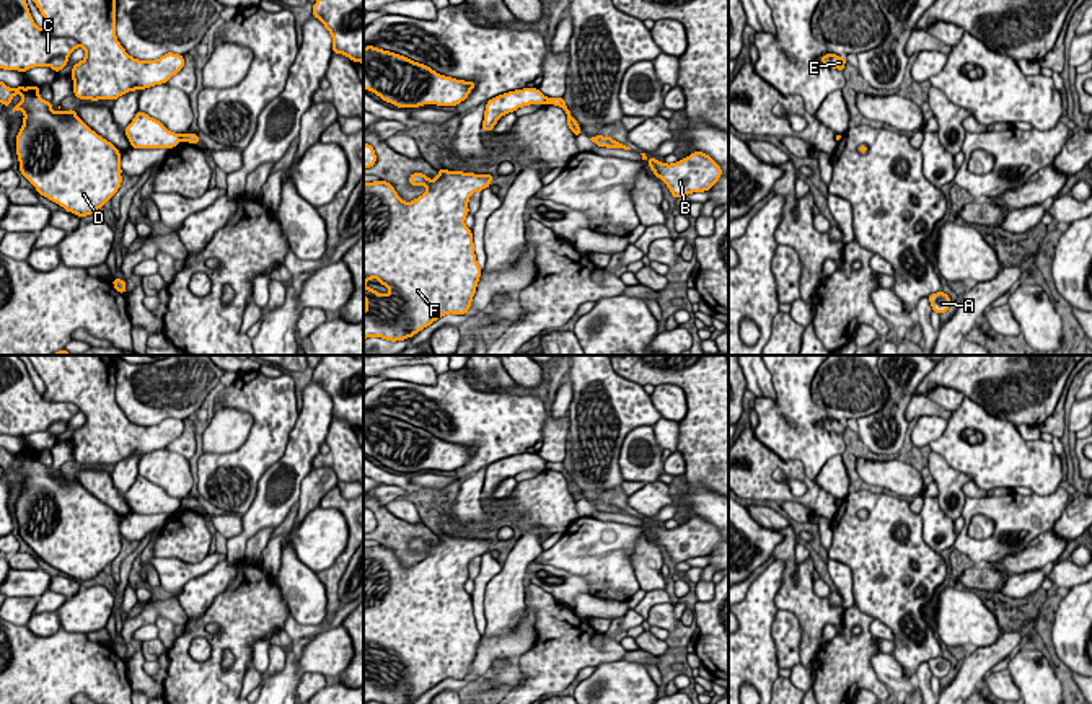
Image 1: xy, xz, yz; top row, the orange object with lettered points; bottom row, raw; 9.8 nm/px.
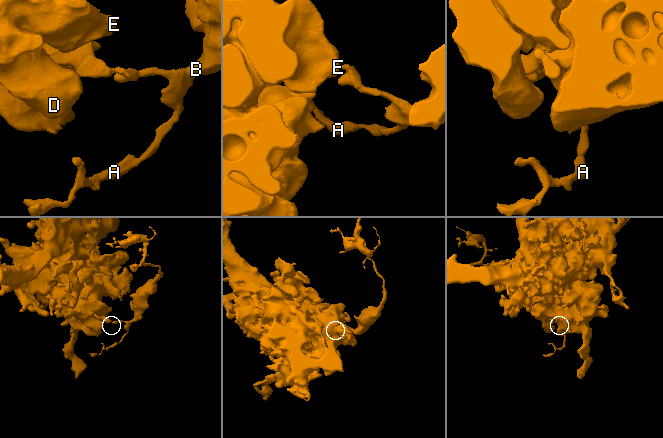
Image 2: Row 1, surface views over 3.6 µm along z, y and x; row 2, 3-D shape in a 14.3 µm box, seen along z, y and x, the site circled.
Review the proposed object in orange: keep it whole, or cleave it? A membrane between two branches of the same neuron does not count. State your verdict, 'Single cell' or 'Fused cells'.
Fused cells

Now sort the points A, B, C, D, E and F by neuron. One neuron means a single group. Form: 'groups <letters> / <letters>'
groups A B / C D E F

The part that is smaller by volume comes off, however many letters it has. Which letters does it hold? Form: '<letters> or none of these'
A, B

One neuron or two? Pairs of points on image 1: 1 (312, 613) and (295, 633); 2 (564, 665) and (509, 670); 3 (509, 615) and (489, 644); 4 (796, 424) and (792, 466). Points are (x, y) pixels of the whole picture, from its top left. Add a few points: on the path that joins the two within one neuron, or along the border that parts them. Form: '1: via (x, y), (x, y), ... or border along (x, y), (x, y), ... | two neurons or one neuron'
1: border along (289, 613), (303, 624), (323, 621) | two neurons
2: border along (517, 659), (519, 668), (525, 677), (512, 686) | two neurons
3: border along (527, 613), (507, 633), (484, 636) | two neurons
4: border along (760, 440), (783, 460), (799, 460), (815, 483) | two neurons

